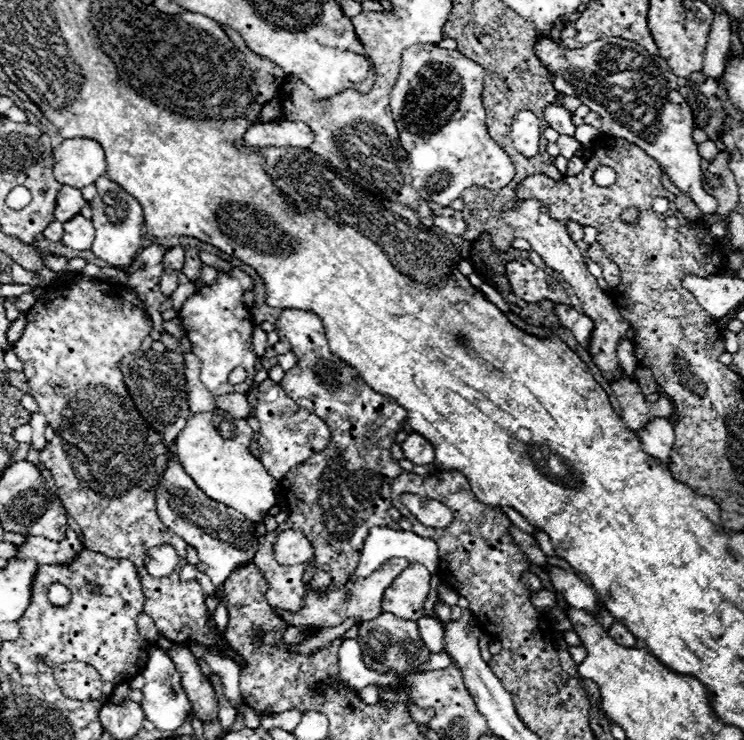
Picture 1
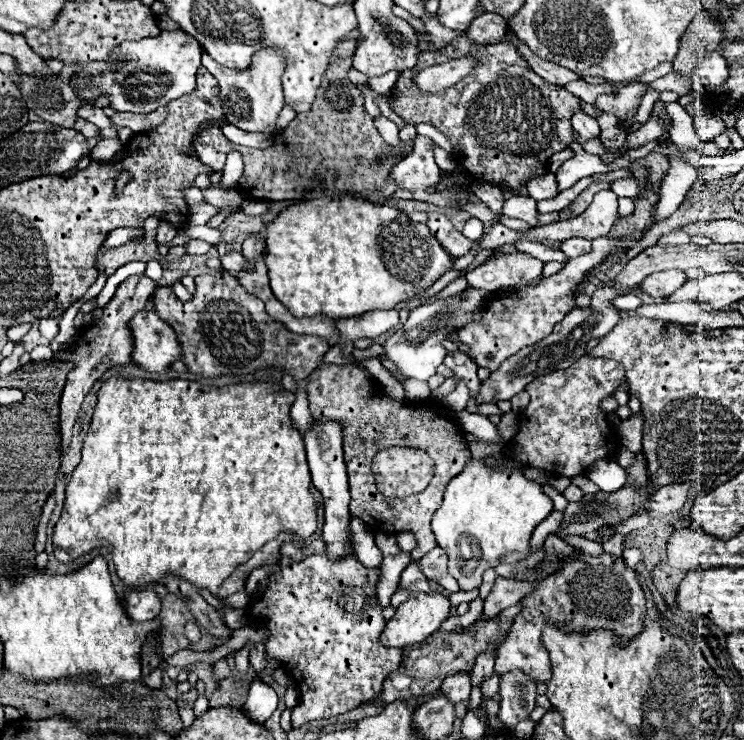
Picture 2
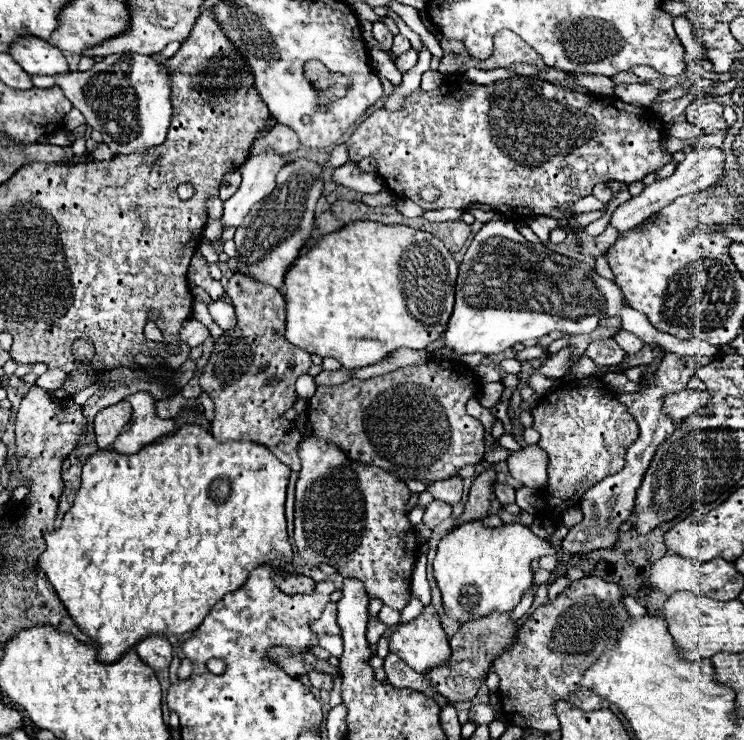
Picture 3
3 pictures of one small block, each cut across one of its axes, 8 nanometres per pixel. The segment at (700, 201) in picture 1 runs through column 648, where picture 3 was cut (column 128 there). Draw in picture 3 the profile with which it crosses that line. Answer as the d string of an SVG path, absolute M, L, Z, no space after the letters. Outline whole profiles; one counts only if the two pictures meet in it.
M112 54L88 72L68 72L54 80L74 108L84 114L86 124L104 136L104 144L116 156L146 152L166 140L172 106L170 76L164 62L156 64L152 56L142 54Z

